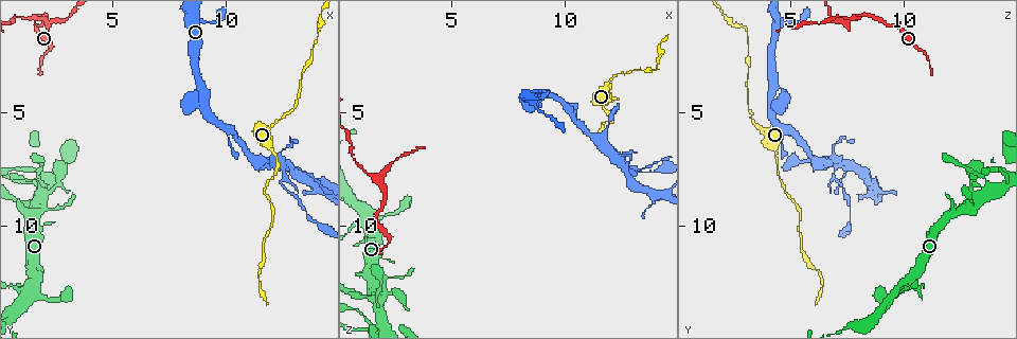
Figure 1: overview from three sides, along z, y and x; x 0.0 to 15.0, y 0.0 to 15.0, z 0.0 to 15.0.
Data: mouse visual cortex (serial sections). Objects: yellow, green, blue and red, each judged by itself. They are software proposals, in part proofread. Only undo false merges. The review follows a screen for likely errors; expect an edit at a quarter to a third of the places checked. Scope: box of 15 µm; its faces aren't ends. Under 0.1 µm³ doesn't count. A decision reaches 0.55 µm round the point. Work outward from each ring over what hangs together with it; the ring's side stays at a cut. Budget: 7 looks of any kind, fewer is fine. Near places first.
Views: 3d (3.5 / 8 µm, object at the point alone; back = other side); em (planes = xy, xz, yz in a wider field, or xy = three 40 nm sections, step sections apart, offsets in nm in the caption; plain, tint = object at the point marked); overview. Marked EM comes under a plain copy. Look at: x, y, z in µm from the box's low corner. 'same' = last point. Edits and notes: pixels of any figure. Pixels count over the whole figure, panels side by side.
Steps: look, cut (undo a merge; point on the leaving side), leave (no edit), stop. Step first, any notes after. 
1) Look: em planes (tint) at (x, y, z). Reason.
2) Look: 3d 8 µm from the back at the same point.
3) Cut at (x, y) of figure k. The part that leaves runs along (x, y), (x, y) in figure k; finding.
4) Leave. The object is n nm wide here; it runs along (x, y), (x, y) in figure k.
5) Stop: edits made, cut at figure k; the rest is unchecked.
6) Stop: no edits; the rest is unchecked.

Look: 3d 8 µm at (1.9, 9.0, 12.9). Small branch off a trunk.

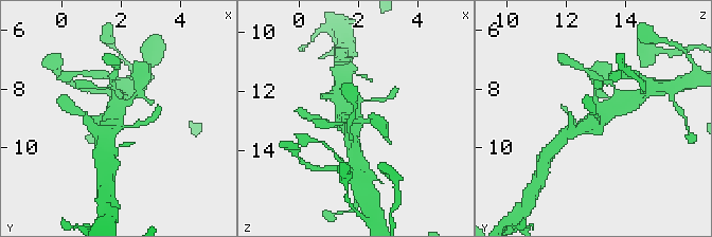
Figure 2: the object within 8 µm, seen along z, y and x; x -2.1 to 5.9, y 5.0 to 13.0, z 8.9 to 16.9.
Look: em xy step 3 (tint) at (1.9, 9.0, 13.0). Now the EM.

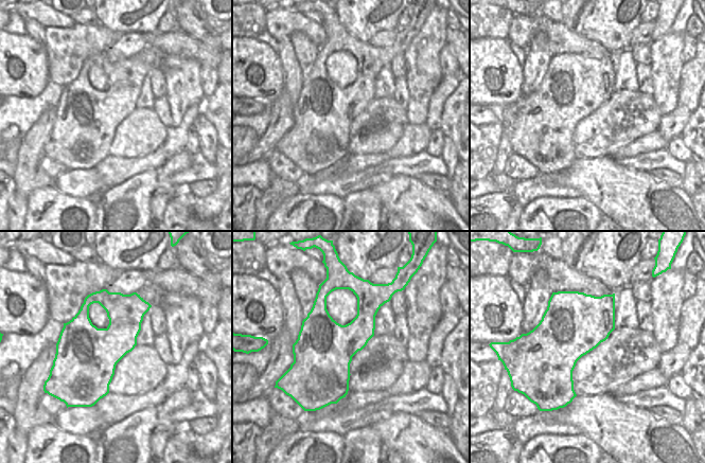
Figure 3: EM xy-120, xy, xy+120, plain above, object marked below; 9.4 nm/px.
Leave. The object is 550 nm wide here; it runs along (570, 132), (620, 105) in figure 2; all the same cell.

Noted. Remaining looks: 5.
Look: 3d 3.5 µm at (12.3, 8.1, 7.1). Abrupt turn.

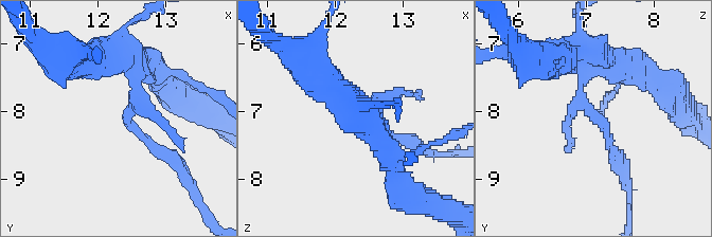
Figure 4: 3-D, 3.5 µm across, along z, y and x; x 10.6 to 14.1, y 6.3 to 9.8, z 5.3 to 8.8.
Look: em xy step 2 (tint) at (12.40, 8.15, 7.20). Now the EM.

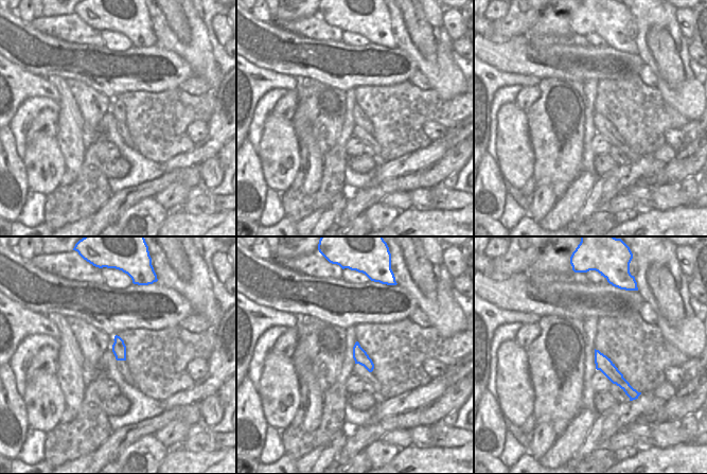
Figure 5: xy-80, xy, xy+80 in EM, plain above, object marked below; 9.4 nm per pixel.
Leave. The object is 130 nm wide here; it runs along (132, 58), (125, 121), (178, 166) in figure 4; continuous, no second cell.

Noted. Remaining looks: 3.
Look: 3d 3.5 µm at (12.1, 6.8, 4.3). Sudden change in width.

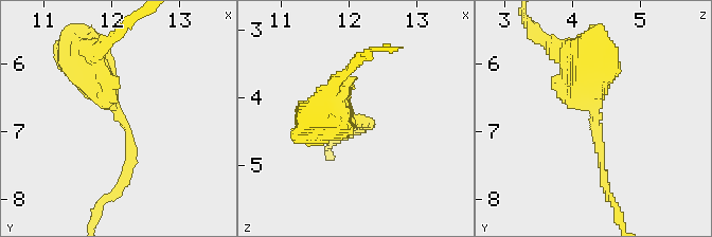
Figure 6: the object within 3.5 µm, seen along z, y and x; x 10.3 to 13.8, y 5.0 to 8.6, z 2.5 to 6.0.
Look: em xy step 5 (tint) at (12.10, 6.85, 4.35). The arms are 100, 600 nm wide.

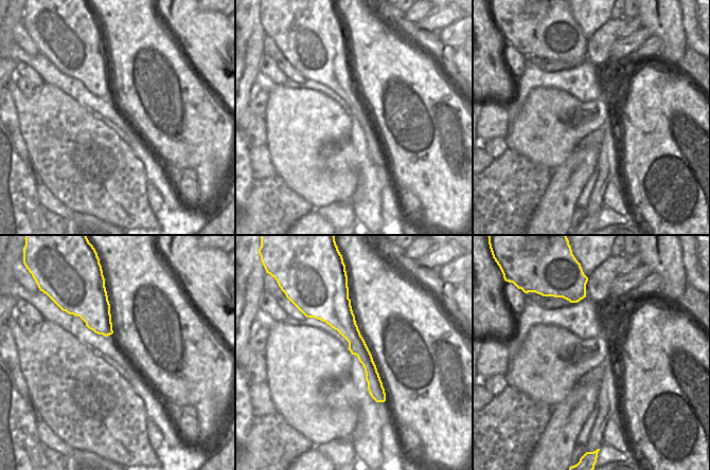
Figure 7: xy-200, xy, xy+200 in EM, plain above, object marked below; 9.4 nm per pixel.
Leave. It runs along (345, 299), (345, 325), (382, 399) in figure 7; all the same cell.

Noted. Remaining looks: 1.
Stop: no edits; the rest is unchecked.

